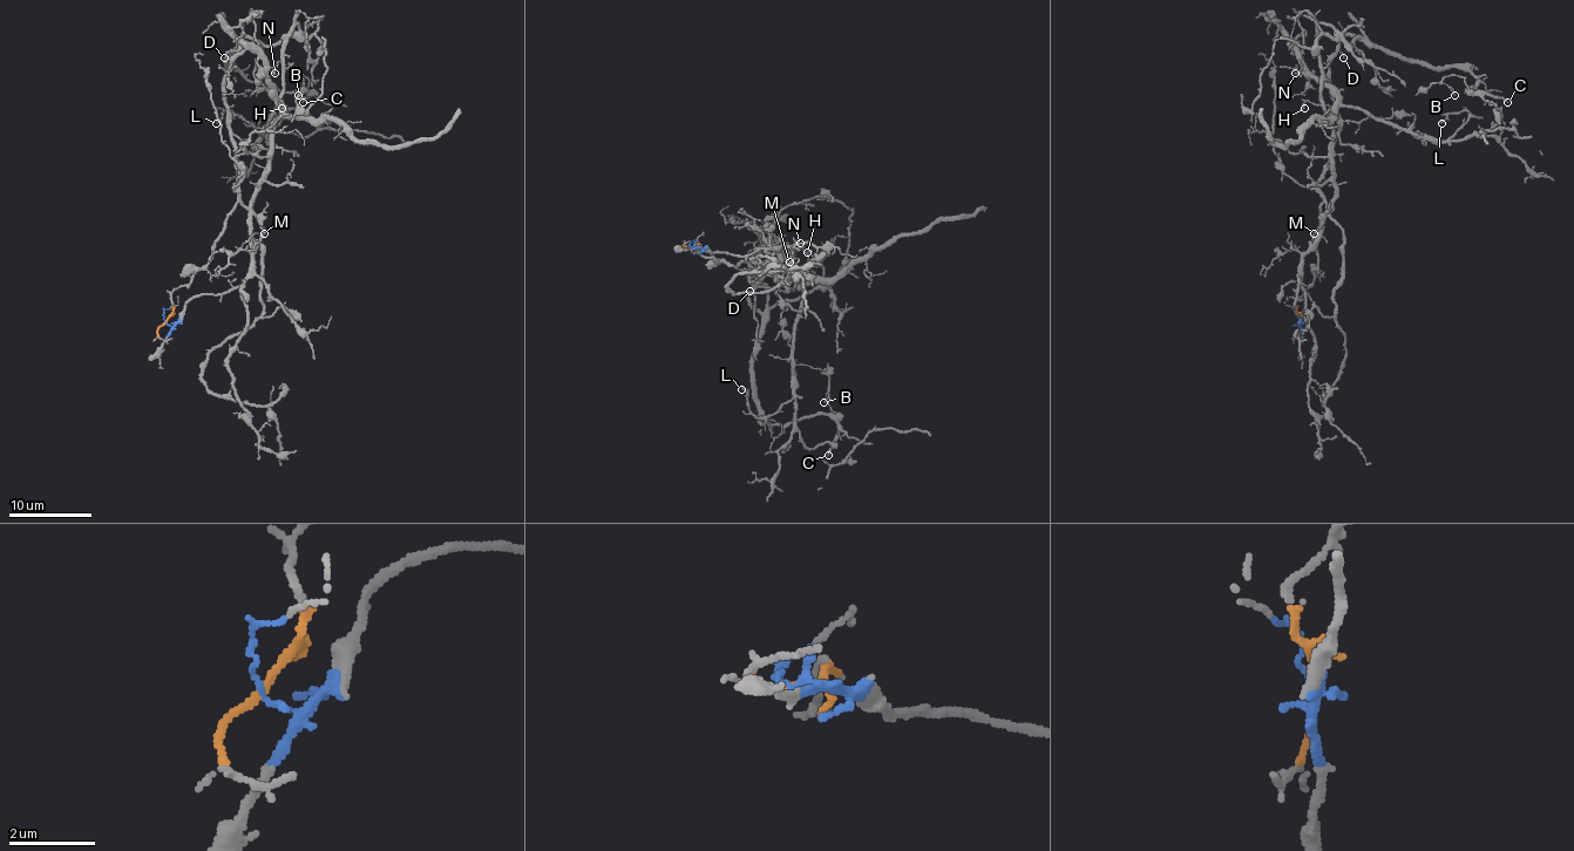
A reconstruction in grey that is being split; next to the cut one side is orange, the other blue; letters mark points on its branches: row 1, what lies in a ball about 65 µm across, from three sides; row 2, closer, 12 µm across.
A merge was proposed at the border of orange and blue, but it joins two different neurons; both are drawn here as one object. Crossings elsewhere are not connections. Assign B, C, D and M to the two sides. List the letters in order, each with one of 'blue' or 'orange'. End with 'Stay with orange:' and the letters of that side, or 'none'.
B: orange
C: orange
D: orange
M: orange
Stay with orange: B, C, D, M

